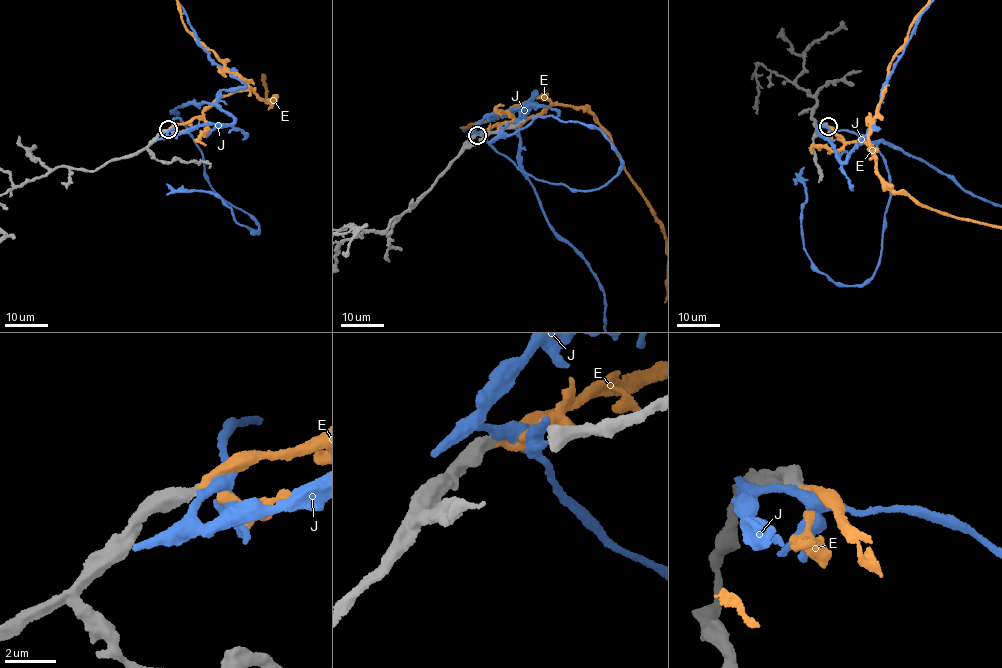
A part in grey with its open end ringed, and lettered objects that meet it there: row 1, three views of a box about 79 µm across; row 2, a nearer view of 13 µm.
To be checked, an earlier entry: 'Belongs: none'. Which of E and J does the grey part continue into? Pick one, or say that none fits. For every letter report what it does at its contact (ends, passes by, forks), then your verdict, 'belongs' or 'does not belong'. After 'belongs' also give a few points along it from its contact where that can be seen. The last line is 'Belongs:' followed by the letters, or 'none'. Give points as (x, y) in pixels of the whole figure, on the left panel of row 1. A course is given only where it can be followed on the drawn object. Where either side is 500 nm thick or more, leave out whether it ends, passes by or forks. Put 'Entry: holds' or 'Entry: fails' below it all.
E: it passes by; belongs
J: does not belong
Belongs: E
Entry: fails

